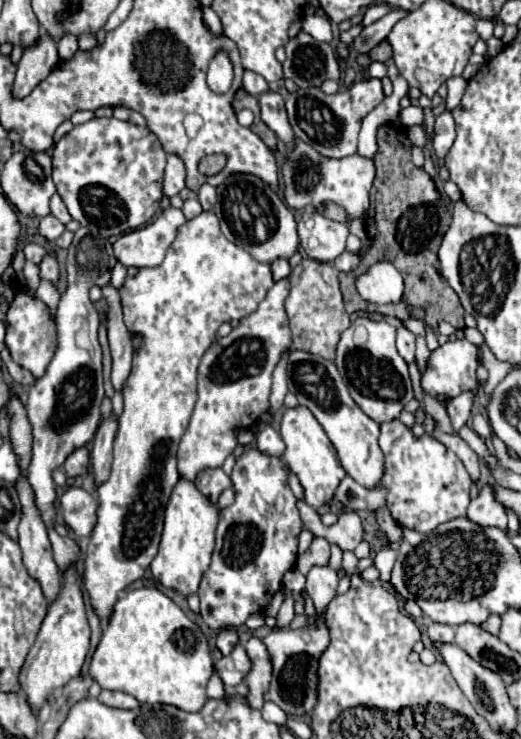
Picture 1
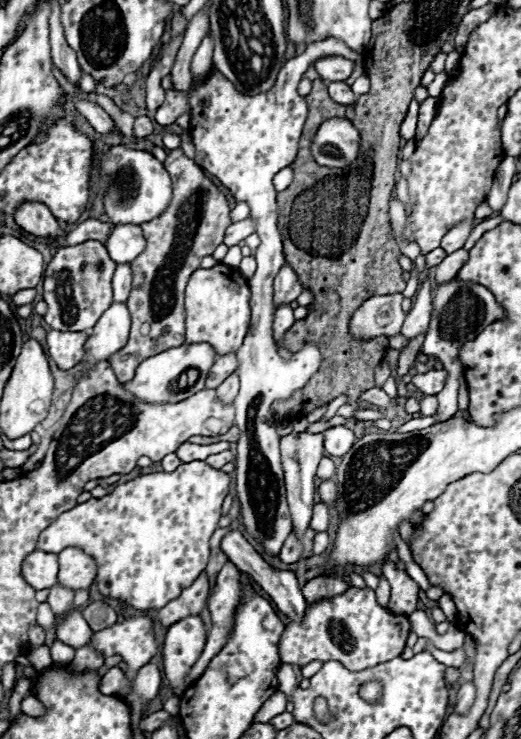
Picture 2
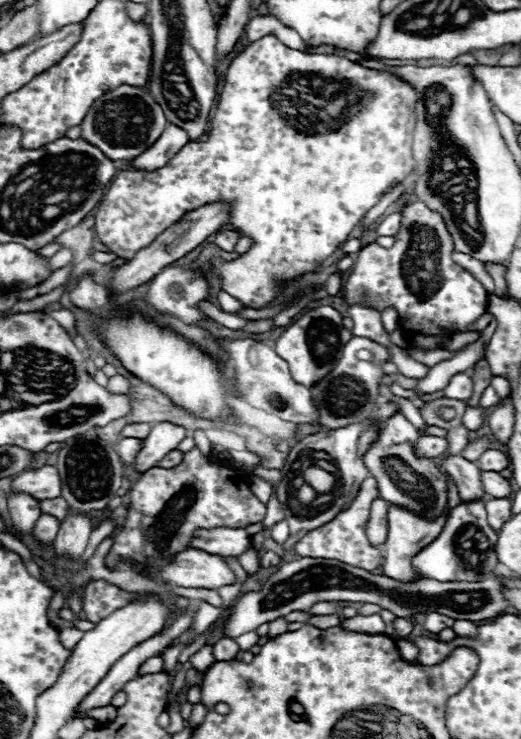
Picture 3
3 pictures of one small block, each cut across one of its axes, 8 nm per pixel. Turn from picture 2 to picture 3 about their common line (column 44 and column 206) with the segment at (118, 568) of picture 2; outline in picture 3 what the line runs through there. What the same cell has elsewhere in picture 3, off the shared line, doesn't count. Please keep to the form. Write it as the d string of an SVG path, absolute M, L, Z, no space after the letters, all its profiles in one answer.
M228 526L196 530L190 540L190 548L206 550L208 554L218 554L218 556L240 556L248 546L250 546L250 536L246 534L246 530Z

